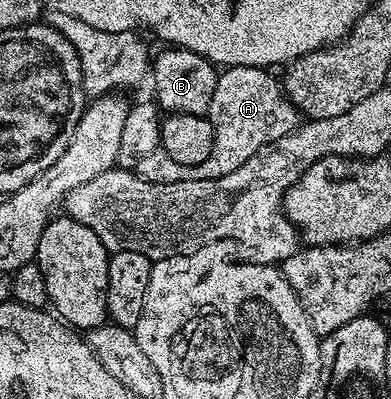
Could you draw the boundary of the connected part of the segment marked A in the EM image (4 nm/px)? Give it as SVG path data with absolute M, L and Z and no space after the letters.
M233 66L224 68L213 89L206 116L213 125L214 145L201 165L182 165L162 149L145 154L133 168L135 175L154 183L176 183L212 179L233 173L255 152L295 130L299 112L285 96L282 84L266 68Z

